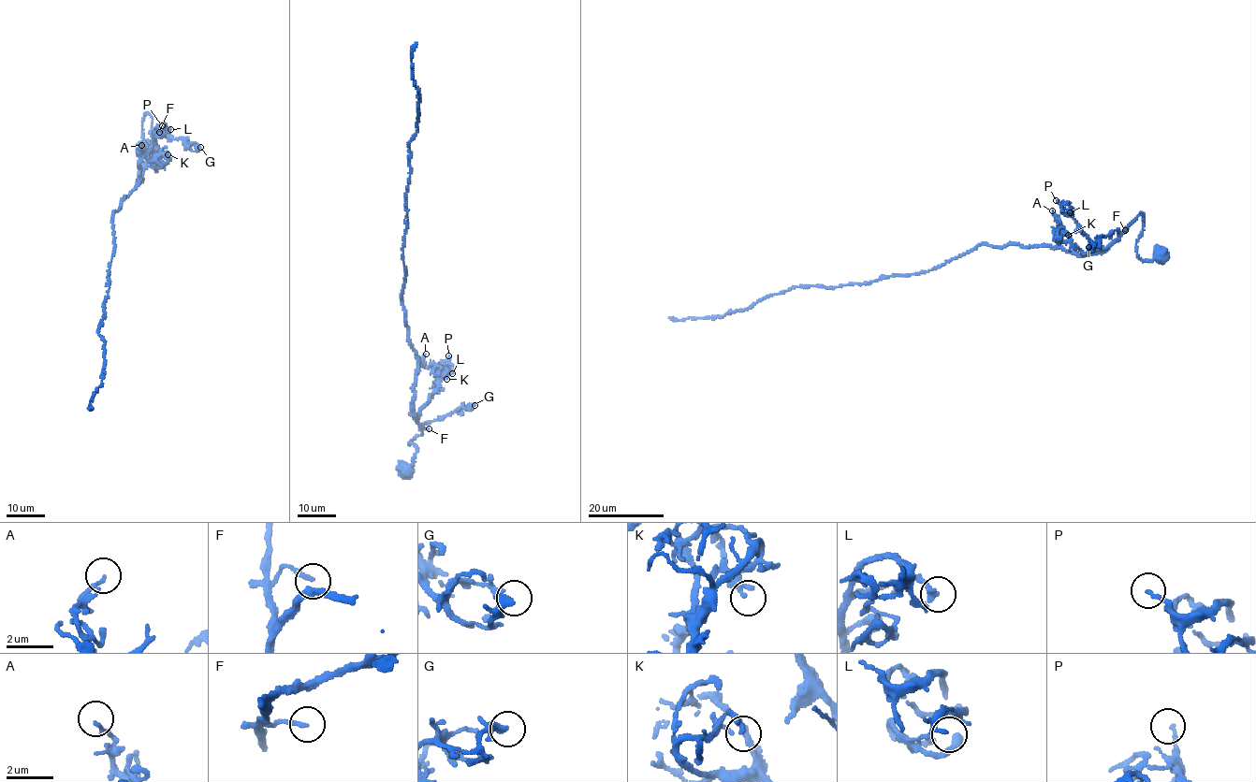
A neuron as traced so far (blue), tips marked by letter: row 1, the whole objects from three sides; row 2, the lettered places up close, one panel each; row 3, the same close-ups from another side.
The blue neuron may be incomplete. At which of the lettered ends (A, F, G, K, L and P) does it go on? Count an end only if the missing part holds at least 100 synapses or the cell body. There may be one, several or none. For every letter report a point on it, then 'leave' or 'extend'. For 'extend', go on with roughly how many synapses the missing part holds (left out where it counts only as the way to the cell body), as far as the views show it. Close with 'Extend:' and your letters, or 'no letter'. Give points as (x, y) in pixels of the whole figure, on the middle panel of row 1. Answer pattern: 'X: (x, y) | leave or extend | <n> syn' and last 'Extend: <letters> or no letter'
A: (426, 354) | leave
F: (429, 428) | leave
G: (474, 405) | leave
K: (446, 379) | leave
L: (452, 373) | leave
P: (448, 355) | leave
Extend: no letter

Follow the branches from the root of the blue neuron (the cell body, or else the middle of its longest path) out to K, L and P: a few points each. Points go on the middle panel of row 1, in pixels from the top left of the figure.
K: (406, 471), (416, 450), (416, 444), (409, 443), (422, 434), (416, 419), (418, 411), (446, 370), (446, 379)
L: (406, 471), (416, 450), (409, 443), (422, 434), (418, 412), (434, 394), (437, 371), (452, 373)
P: (406, 471), (416, 450), (409, 443), (422, 434), (418, 412), (434, 394), (436, 372), (448, 364), (448, 355)

